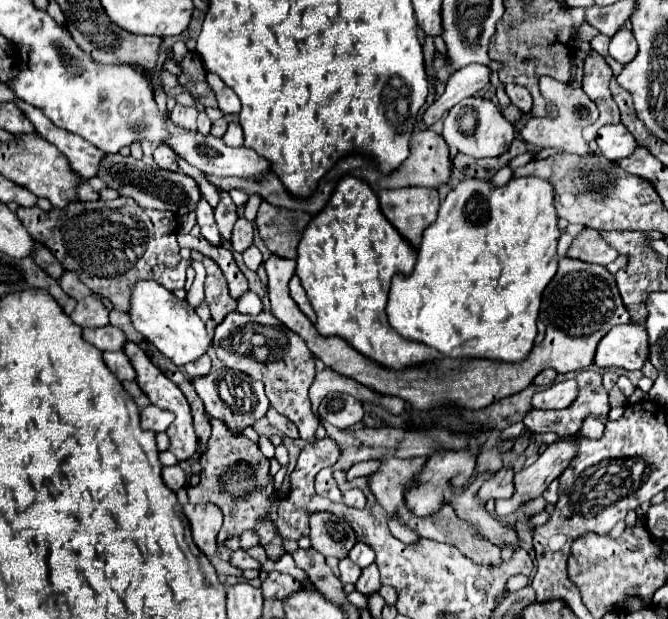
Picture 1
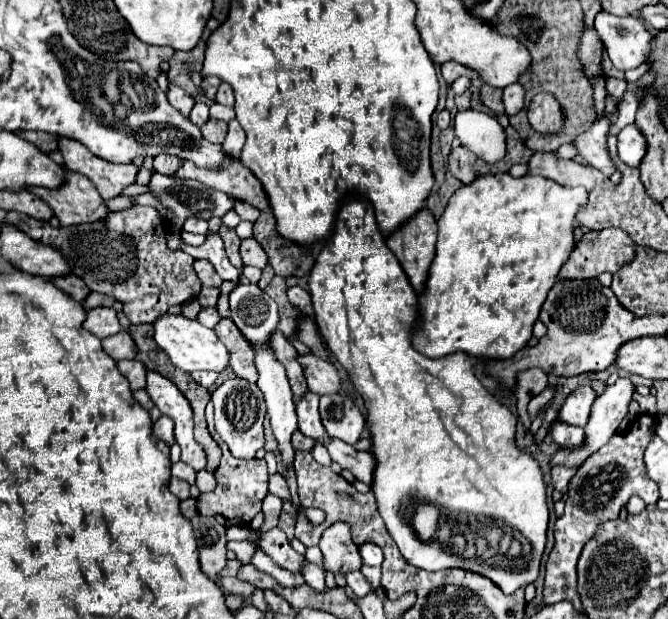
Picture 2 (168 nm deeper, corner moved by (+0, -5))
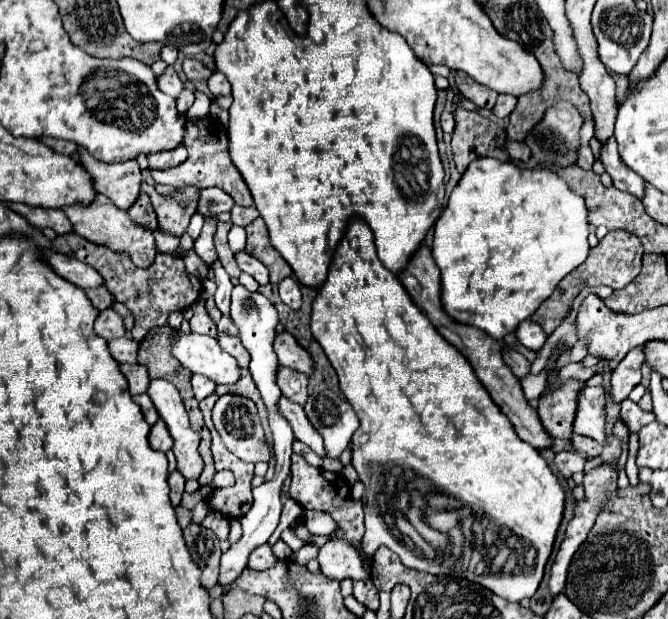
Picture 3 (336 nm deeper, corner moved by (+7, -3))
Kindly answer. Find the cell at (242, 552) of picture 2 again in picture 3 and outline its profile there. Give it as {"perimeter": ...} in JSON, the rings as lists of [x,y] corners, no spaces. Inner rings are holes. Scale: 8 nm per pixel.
{"perimeter":[[[209,509],[209,513],[207,513],[205,519],[201,521],[201,525],[207,527],[207,529],[211,529],[221,541],[227,539],[227,535],[229,535],[229,521],[225,519],[225,515],[219,515],[217,511],[211,511],[211,509]]]}

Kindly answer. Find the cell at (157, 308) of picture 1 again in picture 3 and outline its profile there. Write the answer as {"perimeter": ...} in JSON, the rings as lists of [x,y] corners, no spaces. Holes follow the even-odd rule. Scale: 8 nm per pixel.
{"perimeter":[[[177,331],[175,343],[171,345],[171,353],[191,373],[205,375],[215,383],[233,385],[239,381],[237,359],[225,353],[213,337],[197,333],[185,335]]]}

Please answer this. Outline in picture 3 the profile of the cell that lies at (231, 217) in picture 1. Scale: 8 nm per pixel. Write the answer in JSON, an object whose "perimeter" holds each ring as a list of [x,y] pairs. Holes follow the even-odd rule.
{"perimeter":[[[219,221],[219,223],[217,223],[215,249],[217,249],[219,261],[223,263],[223,269],[225,269],[233,279],[237,279],[237,277],[241,275],[241,271],[239,271],[239,267],[237,267],[237,263],[235,263],[235,255],[233,255],[233,253],[231,253],[231,249],[229,249],[229,243],[227,243],[227,233],[229,233],[229,229],[231,229],[231,227],[233,227],[233,223],[231,223],[231,221],[227,221],[227,223]]]}

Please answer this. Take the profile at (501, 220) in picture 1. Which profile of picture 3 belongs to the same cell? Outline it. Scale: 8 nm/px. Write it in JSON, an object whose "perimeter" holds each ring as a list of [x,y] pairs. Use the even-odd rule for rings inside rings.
{"perimeter":[[[491,157],[467,167],[435,223],[433,259],[441,269],[441,301],[445,311],[465,325],[475,325],[493,339],[503,339],[549,299],[559,281],[585,263],[589,255],[589,221],[585,201],[551,169],[521,169],[513,161]]]}

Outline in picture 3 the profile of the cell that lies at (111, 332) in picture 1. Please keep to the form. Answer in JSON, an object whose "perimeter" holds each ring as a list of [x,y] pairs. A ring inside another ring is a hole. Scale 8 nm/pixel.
{"perimeter":[[[129,337],[109,341],[109,351],[119,363],[137,363],[137,347],[139,343]]]}

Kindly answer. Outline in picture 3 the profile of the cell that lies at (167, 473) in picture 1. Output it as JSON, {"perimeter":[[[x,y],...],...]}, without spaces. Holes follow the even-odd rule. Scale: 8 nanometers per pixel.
{"perimeter":[[[173,471],[173,473],[169,475],[169,487],[171,487],[171,503],[173,503],[173,507],[177,507],[179,501],[181,501],[183,485],[185,485],[183,475],[181,475],[179,471]]]}

